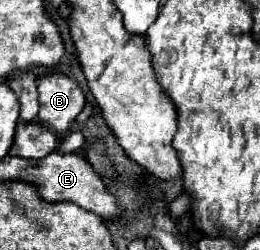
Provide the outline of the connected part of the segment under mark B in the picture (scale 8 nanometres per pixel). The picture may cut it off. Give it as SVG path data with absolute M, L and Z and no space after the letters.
M45 75L37 81L37 89L39 121L59 135L67 133L85 107L85 93L77 81L67 75Z

